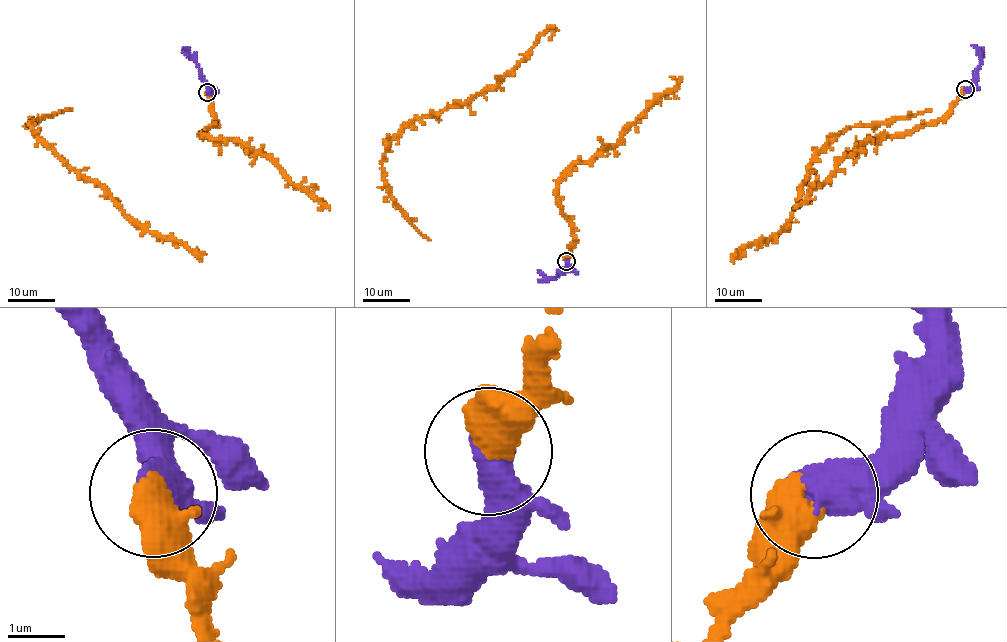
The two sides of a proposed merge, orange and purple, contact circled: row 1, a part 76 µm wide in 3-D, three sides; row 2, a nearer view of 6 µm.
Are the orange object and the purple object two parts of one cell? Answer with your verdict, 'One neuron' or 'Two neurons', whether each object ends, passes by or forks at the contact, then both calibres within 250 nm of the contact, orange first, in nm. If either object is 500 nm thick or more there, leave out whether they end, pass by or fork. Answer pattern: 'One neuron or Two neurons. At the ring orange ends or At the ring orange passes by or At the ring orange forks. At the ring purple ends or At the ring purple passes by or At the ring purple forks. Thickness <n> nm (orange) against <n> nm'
One neuron. Thickness 420 nm (orange) against 600 nm

